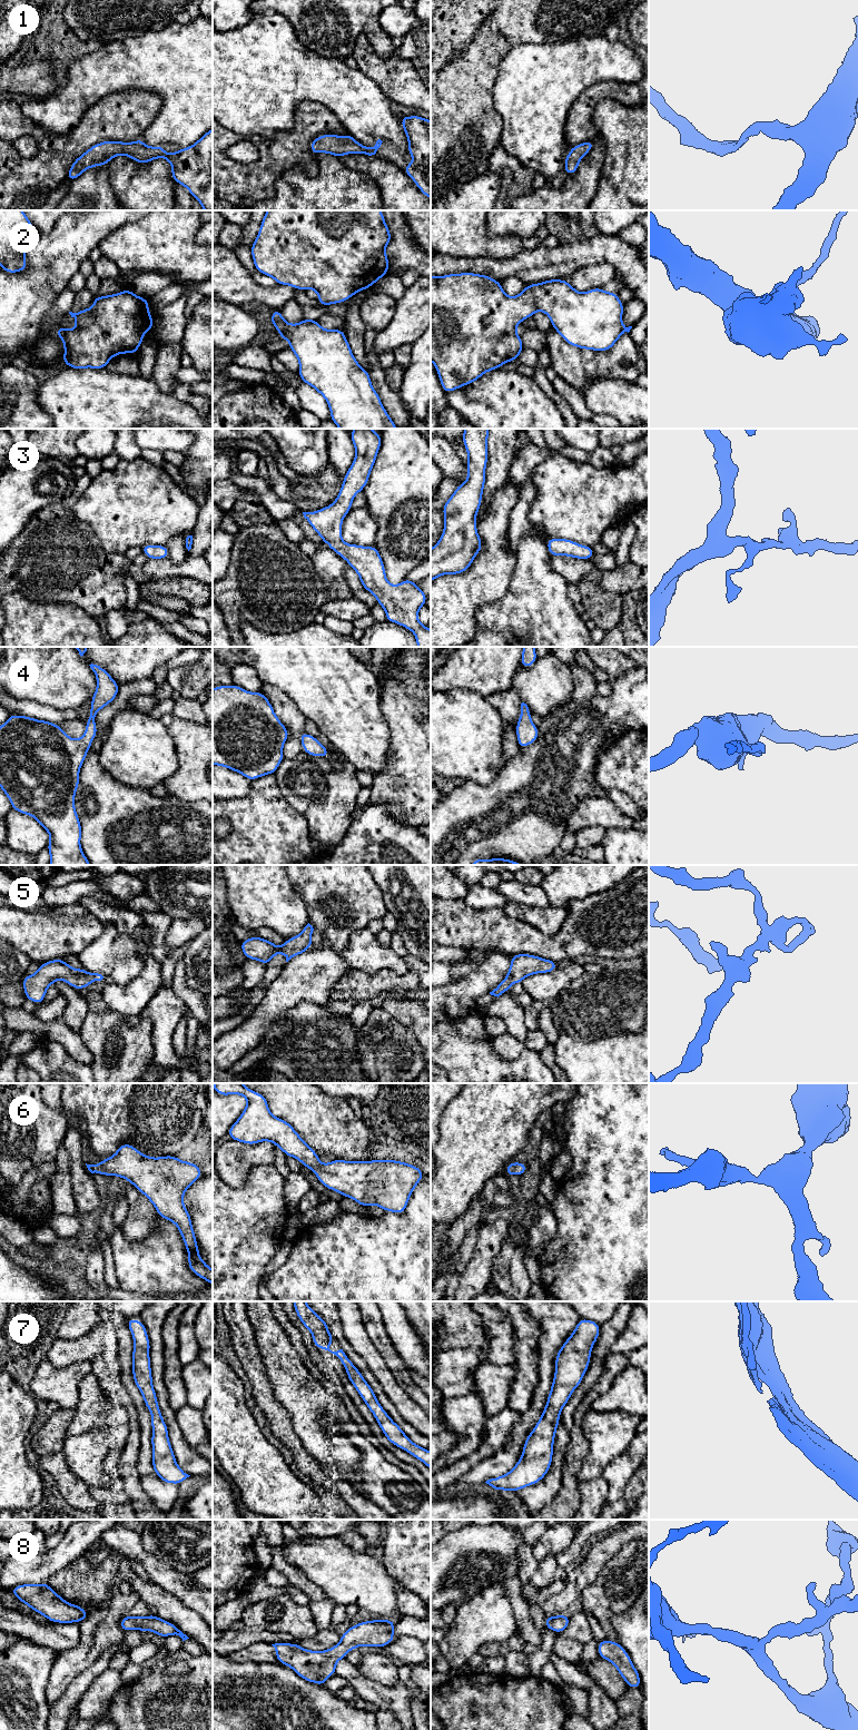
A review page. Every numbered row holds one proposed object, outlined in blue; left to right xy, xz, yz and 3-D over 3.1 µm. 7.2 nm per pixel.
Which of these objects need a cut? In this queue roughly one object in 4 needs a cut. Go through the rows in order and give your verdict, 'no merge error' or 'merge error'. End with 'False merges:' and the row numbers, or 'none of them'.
1: no merge error
2: no merge error
3: no merge error
4: no merge error
5: no merge error
6: no merge error
7: no merge error
8: no merge error
False merges: none of them

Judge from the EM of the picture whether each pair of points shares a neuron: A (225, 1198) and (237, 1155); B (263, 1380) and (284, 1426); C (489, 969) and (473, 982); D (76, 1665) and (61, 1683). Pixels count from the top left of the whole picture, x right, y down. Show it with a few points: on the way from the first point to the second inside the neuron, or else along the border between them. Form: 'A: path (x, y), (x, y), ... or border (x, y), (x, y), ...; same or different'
A: border (249, 1169), (242, 1187), (233, 1188), (224, 1182); different
B: path (263, 1392), (266, 1402), (276, 1415); same
C: path (485, 972), (476, 981); same
D: path (71, 1670), (62, 1679); same

